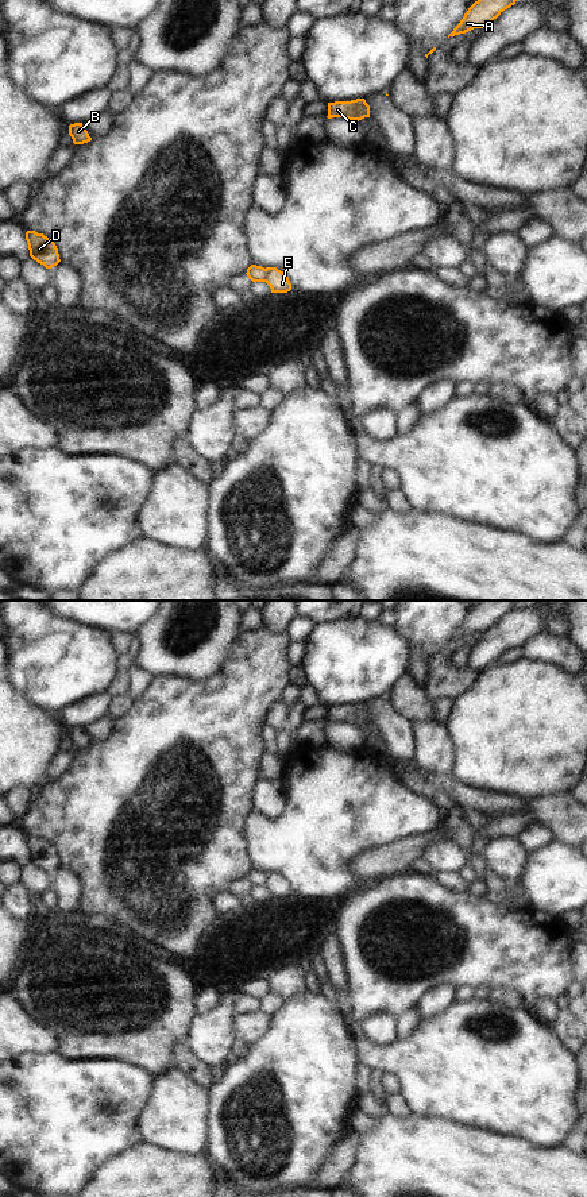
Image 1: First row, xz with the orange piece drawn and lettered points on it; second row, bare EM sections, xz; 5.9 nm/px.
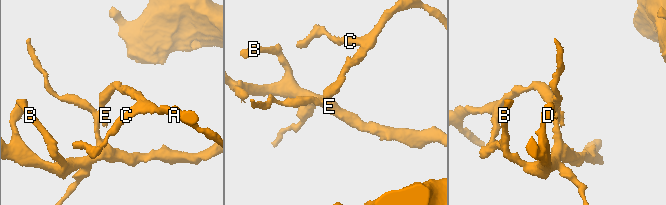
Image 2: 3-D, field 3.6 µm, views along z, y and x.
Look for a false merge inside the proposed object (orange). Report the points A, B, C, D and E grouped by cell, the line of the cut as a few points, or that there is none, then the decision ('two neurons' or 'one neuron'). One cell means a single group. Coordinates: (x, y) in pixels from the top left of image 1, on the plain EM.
A C E / B D | xz (266, 873), (262, 885) | two neurons

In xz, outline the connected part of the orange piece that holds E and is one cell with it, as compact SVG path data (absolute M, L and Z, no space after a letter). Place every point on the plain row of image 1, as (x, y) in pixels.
M266 872L263 887L270 891L271 897L287 897L291 895L287 880L277 872Z

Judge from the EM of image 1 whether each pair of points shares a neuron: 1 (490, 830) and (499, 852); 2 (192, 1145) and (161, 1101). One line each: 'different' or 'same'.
1: different
2: same

